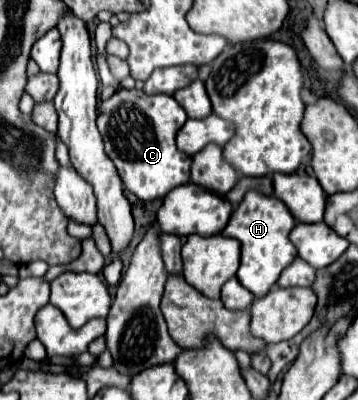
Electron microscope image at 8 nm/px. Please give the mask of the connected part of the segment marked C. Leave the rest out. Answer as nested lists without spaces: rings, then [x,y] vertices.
[[[117,90],[97,108],[97,128],[105,142],[107,156],[115,162],[123,186],[139,200],[163,198],[173,188],[191,182],[191,156],[175,144],[177,130],[185,124],[187,112],[169,94],[147,96],[141,90]]]

